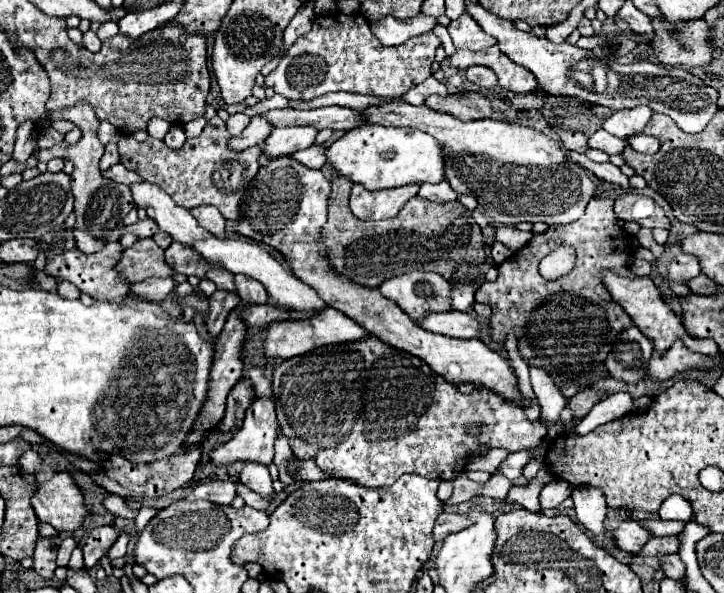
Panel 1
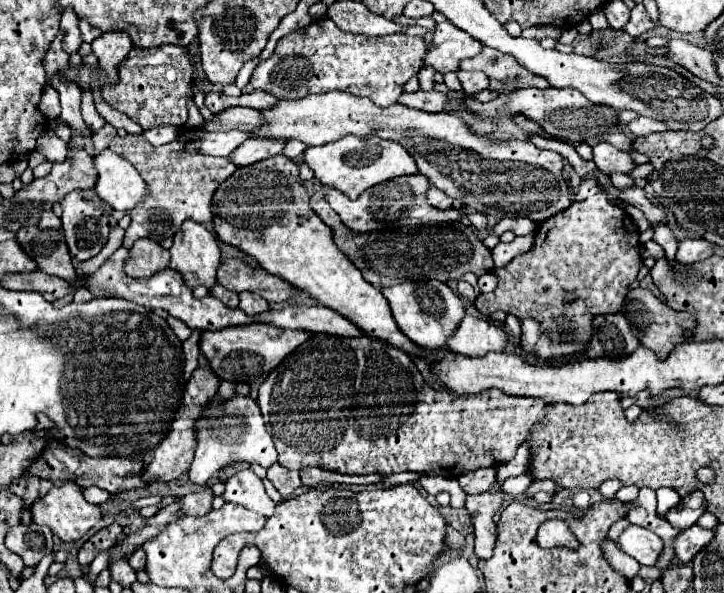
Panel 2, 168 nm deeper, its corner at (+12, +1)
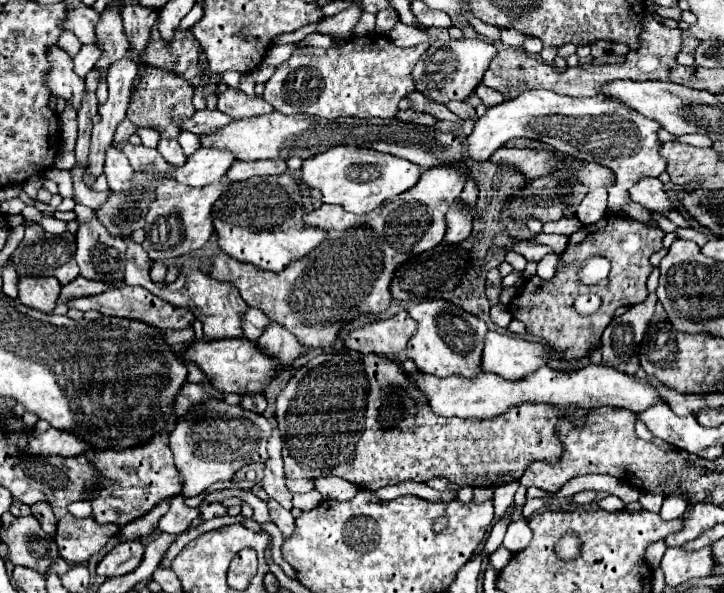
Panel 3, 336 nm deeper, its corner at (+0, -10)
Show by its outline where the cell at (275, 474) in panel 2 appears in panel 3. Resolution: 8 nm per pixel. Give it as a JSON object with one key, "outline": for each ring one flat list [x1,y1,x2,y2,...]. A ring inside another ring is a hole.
{"outline":[[310,490,310,492,306,492,306,494,294,494,292,504,294,504,294,508,298,508,298,510,312,510,312,508,316,508,322,500,324,500,324,498,322,498,322,494,320,494,318,490]]}

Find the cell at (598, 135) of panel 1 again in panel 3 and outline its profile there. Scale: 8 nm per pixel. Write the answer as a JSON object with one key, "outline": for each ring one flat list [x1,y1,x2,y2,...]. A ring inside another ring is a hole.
{"outline":[[650,176,640,178,636,182,636,190,630,190,628,194,634,202,642,204,650,212,666,214,672,208,672,202,668,200,666,192,662,190,662,182,658,178,650,178]]}

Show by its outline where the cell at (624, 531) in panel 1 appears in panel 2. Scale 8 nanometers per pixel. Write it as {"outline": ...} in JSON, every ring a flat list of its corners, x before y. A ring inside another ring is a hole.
{"outline":[[630,525,620,535,620,545,640,565,656,565,658,557,662,555,662,549,664,549,664,541,656,533,644,529,644,527,638,527,638,525]]}

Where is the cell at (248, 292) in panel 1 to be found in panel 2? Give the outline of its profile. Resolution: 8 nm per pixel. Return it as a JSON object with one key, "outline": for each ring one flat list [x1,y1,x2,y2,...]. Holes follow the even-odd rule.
{"outline":[[244,291,244,293,240,293,240,309,242,309,246,315,252,317,252,315,266,313,266,311,270,309,270,305,268,305,268,301,262,299,260,295]]}

